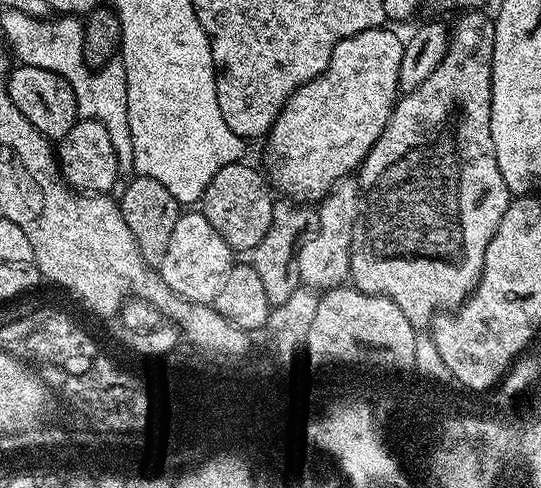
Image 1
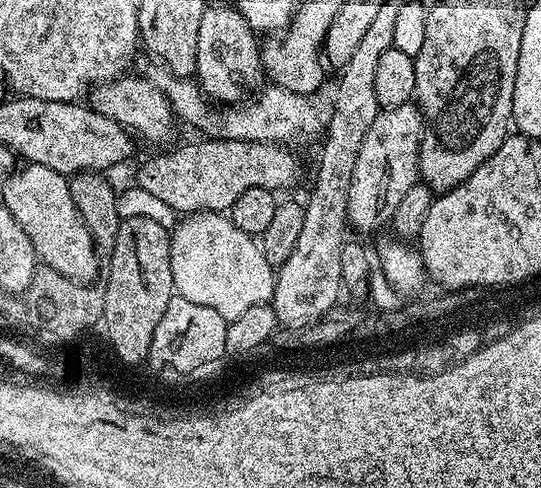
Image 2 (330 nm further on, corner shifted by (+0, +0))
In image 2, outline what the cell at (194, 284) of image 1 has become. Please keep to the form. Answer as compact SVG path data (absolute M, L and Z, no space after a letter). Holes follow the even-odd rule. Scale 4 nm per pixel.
M193 212L181 220L184 221L170 232L170 270L175 295L190 298L198 306L210 306L210 310L218 310L229 321L250 310L250 306L271 301L276 272L253 237L238 230L227 215L219 212Z

